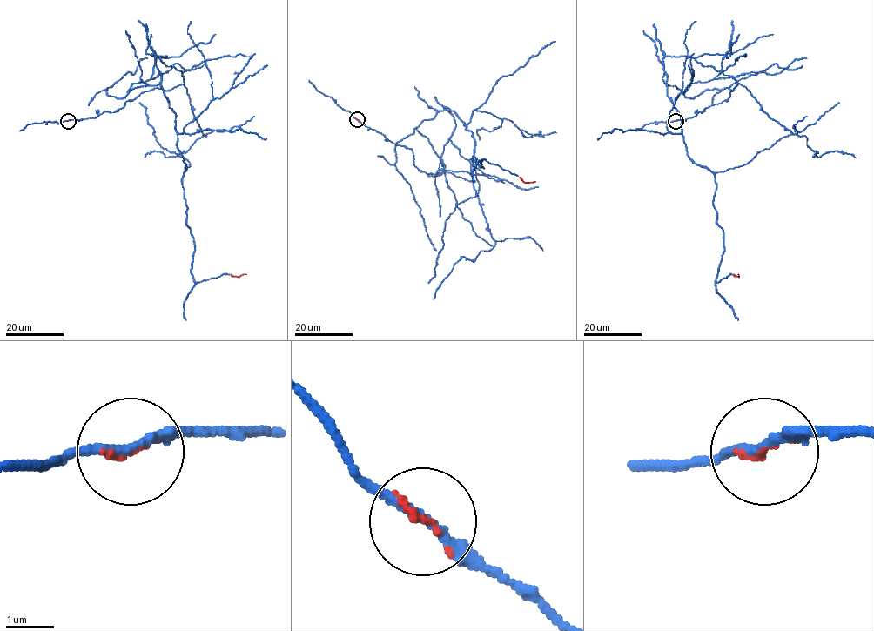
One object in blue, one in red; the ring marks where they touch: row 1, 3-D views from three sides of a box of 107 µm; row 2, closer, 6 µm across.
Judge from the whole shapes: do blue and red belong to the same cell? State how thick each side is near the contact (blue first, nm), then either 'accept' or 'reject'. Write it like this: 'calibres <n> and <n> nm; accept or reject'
calibres 190 and 110 nm; accept

